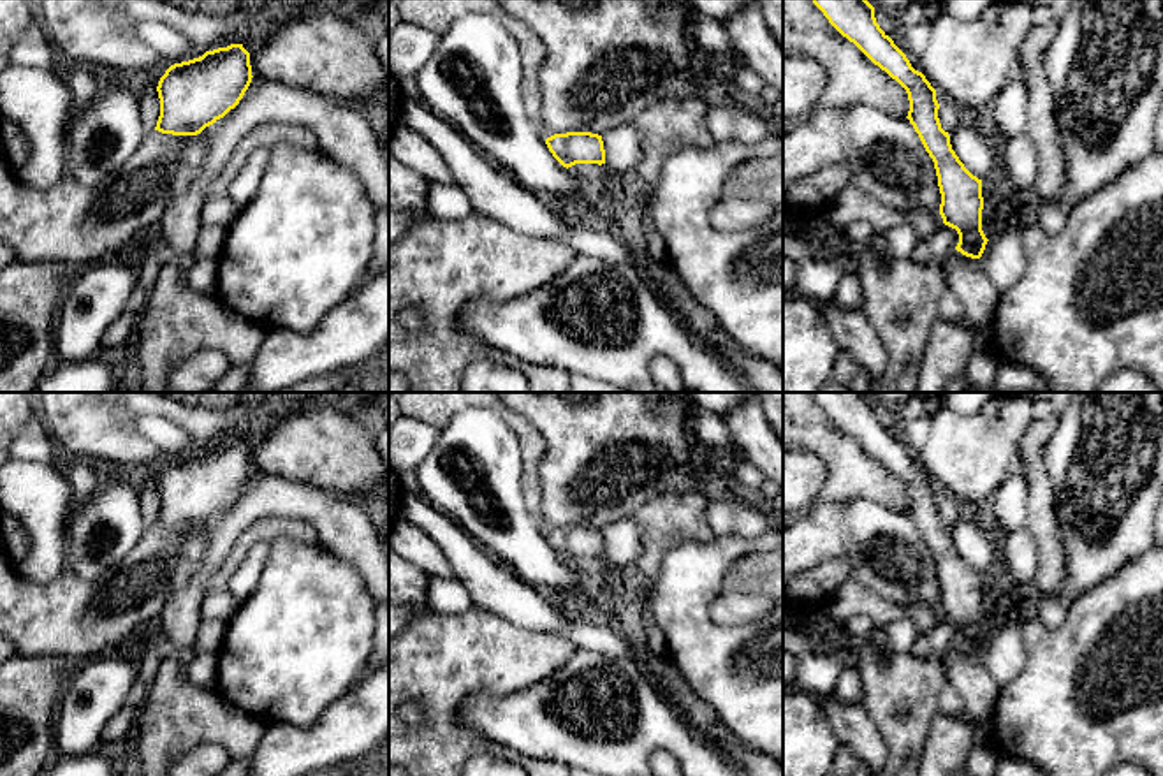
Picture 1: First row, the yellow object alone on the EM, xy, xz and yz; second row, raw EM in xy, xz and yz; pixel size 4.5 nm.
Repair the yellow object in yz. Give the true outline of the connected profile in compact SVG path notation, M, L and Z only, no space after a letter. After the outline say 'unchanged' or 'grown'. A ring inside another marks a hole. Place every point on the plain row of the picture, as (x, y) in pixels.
M811 392L829 417L853 436L874 459L896 473L908 487L910 505L896 510L871 500L818 505L808 509L827 479L825 461L808 450L783 450L783 514L801 516L783 526L783 584L829 560L839 558L864 588L910 609L915 604L938 605L943 618L955 623L955 641L966 651L980 653L987 632L982 625L982 574L959 554L950 530L941 523L936 484L915 465L906 449L880 422L874 401L866 392Z | grown

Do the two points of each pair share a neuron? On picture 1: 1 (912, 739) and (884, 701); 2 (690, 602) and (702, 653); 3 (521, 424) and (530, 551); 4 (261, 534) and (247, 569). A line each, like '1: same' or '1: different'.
1: same
2: same
3: different
4: different

